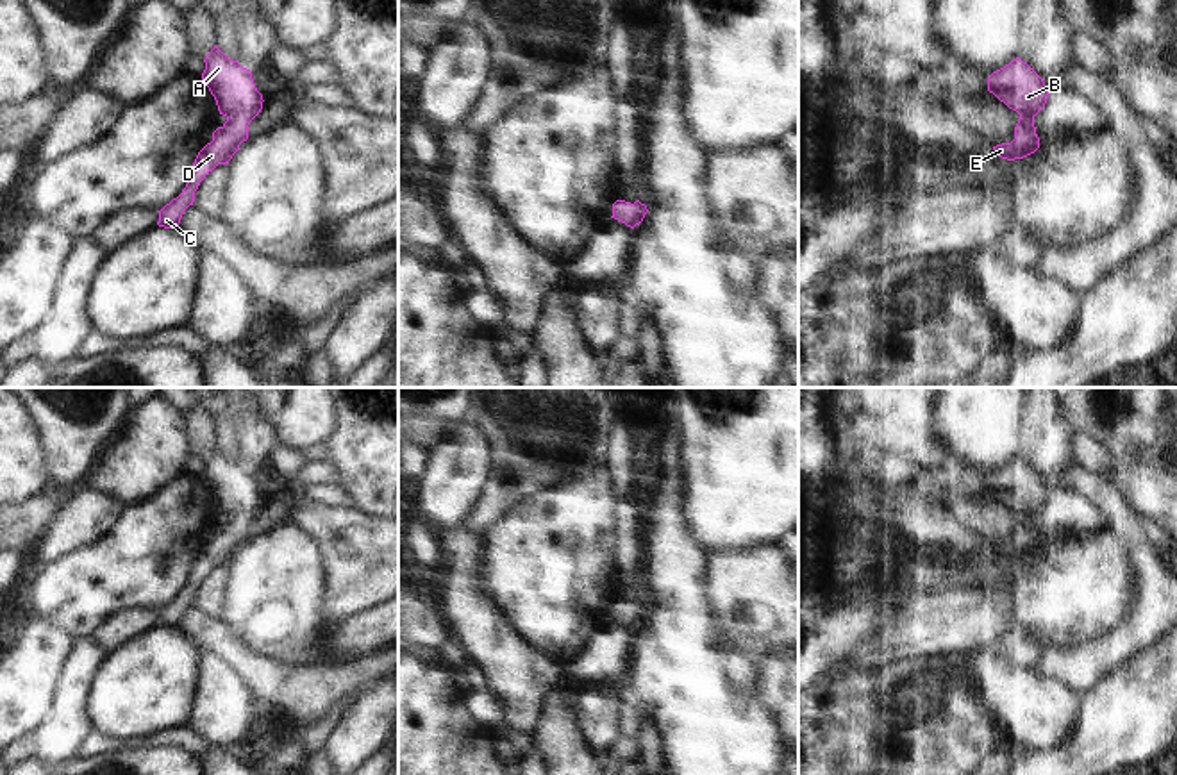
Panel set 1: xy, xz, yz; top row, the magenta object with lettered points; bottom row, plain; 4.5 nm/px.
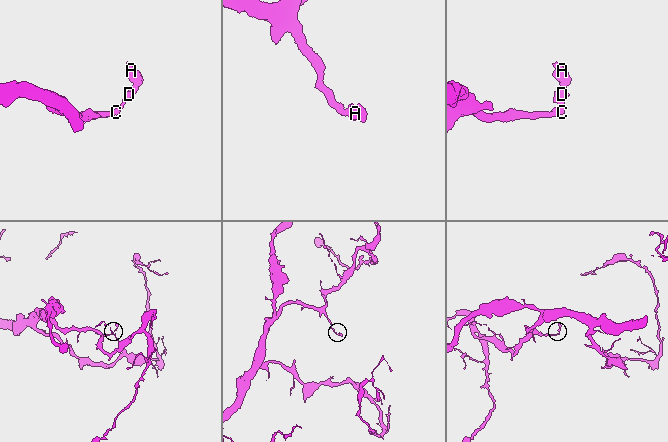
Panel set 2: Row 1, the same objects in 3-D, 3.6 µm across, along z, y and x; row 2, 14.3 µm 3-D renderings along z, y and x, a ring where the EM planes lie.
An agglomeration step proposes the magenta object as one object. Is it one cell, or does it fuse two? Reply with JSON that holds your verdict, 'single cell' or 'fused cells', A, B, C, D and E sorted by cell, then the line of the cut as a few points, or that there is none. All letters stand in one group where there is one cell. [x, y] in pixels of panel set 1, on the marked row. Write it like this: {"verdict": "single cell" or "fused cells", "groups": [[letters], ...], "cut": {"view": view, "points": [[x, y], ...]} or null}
{"verdict": "single cell", "groups": [["A", "B", "C", "D", "E"]], "cut": null}

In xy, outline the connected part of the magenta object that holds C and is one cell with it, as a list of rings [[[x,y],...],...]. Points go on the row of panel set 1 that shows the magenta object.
[[[216,45],[204,62],[202,80],[227,121],[213,132],[213,141],[198,152],[182,193],[157,211],[157,225],[164,229],[177,229],[184,211],[193,205],[200,182],[218,164],[229,164],[239,145],[248,139],[248,125],[261,112],[264,102],[254,84],[252,71],[229,59]]]

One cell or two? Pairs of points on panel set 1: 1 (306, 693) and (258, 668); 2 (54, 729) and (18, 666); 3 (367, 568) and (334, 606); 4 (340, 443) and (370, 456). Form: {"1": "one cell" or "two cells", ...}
{"1": "one cell", "2": "two cells", "3": "one cell", "4": "one cell"}

